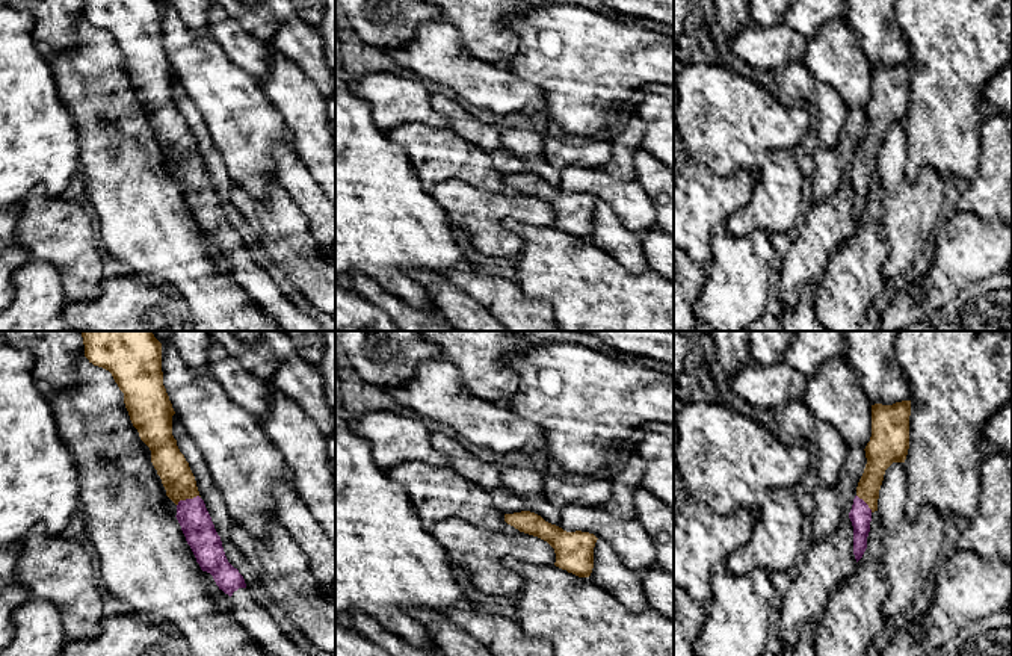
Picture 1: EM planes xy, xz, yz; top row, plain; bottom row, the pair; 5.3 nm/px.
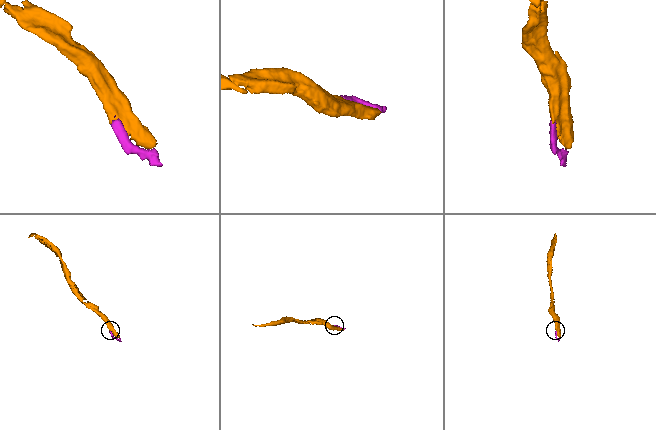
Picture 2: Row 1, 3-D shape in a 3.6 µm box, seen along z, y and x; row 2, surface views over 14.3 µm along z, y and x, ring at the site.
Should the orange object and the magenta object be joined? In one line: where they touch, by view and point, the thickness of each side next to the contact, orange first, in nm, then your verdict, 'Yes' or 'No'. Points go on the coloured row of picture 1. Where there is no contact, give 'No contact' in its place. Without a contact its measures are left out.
Touches orange at xy (188, 498). Thickness 170 nm (orange) against 170 nm. Yes

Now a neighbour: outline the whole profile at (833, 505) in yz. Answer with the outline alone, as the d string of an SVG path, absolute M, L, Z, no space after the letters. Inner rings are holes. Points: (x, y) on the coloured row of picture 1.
M847 447L837 484L834 487L826 487L819 482L814 490L814 538L828 538L846 518L849 518L856 496L856 487L865 464L867 458L862 447Z

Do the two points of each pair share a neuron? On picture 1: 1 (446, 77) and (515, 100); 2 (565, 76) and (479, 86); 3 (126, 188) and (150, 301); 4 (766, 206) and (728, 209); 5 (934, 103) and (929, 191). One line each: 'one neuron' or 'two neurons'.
1: one neuron
2: two neurons
3: two neurons
4: two neurons
5: two neurons

